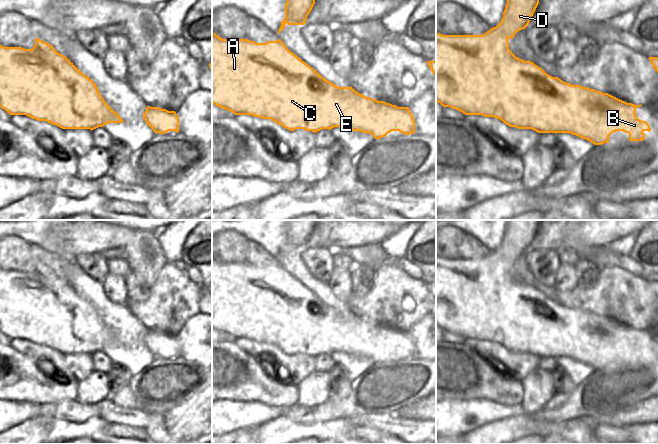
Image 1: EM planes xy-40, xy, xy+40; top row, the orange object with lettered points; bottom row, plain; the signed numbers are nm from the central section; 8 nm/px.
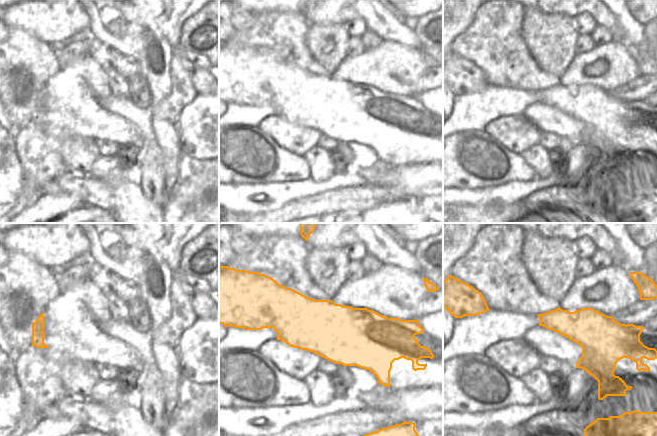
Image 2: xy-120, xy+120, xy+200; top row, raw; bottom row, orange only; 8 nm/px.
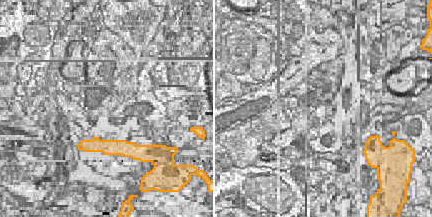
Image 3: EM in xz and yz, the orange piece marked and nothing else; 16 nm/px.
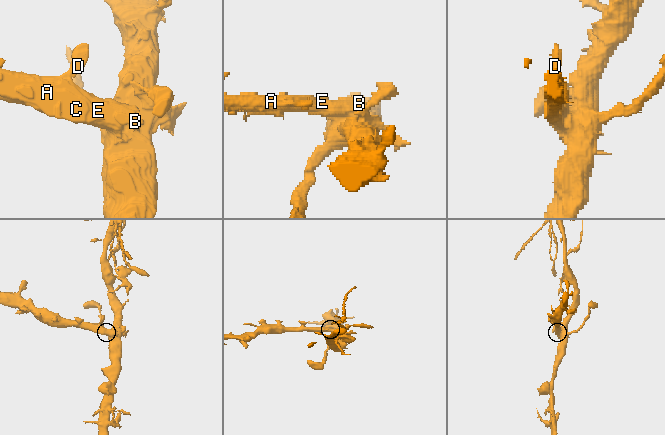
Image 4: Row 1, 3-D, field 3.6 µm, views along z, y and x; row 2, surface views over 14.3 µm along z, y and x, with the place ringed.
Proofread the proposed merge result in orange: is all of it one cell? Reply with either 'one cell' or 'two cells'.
two cells

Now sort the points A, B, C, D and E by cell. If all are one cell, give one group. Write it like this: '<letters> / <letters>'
A C D E / B

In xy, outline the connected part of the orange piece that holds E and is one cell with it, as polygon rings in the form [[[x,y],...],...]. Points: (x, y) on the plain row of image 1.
[[[212,257],[212,328],[235,339],[252,339],[270,343],[290,355],[304,353],[314,357],[322,353],[331,354],[334,351],[341,351],[344,341],[349,342],[350,349],[356,349],[357,342],[347,334],[350,329],[366,329],[367,334],[371,336],[376,333],[397,331],[366,321],[351,310],[338,311],[334,309],[292,277],[280,263],[256,267],[248,263],[222,263],[215,257]]]

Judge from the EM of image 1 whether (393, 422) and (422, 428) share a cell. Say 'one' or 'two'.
one

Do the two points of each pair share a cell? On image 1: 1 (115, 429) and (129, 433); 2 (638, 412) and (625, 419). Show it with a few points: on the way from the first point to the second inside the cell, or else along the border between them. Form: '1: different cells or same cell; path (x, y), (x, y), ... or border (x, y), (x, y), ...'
1: same cell; path (118, 430), (126, 432)
2: same cell; path (635, 414), (628, 416)

